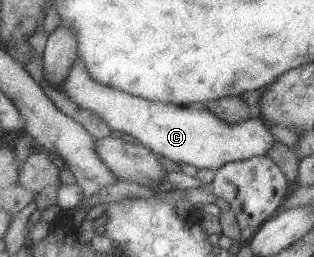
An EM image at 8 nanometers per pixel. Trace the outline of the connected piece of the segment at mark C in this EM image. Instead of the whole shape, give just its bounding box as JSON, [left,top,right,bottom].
[59,57,277,171]

